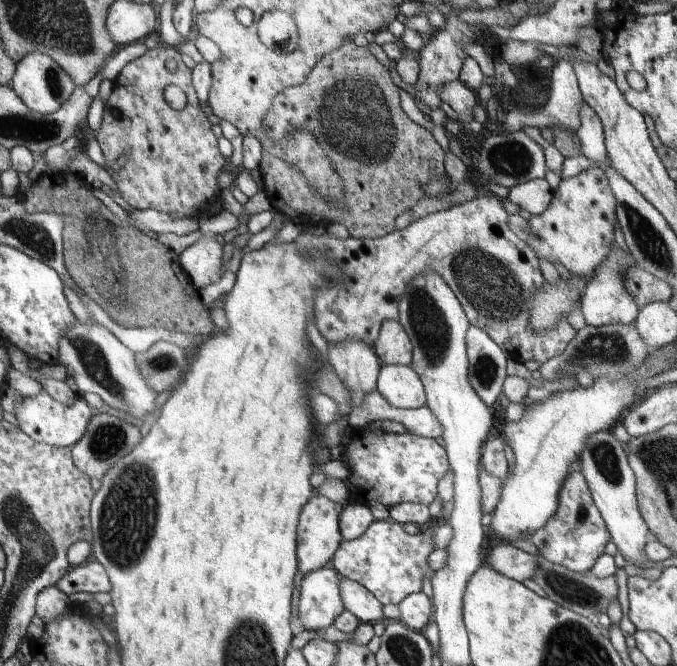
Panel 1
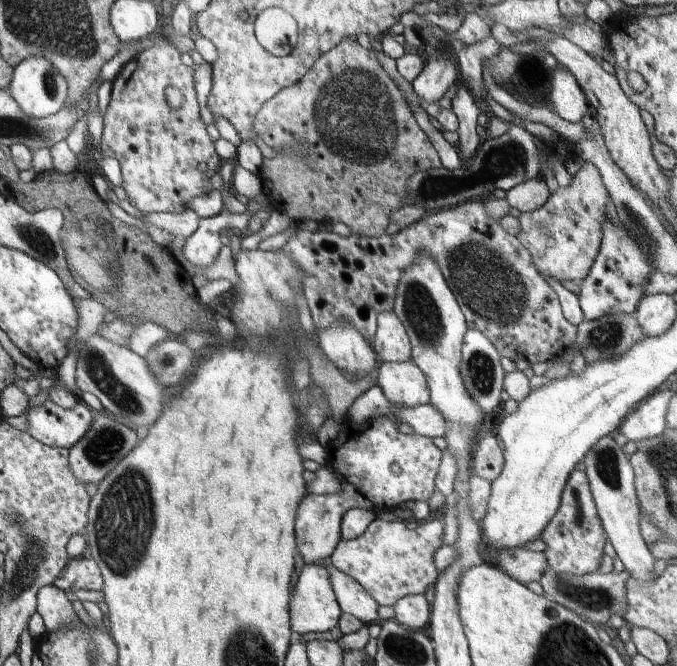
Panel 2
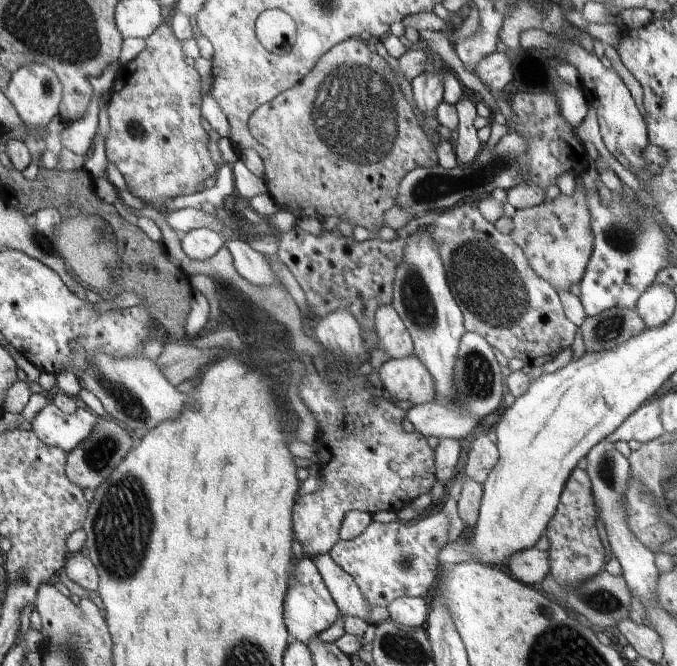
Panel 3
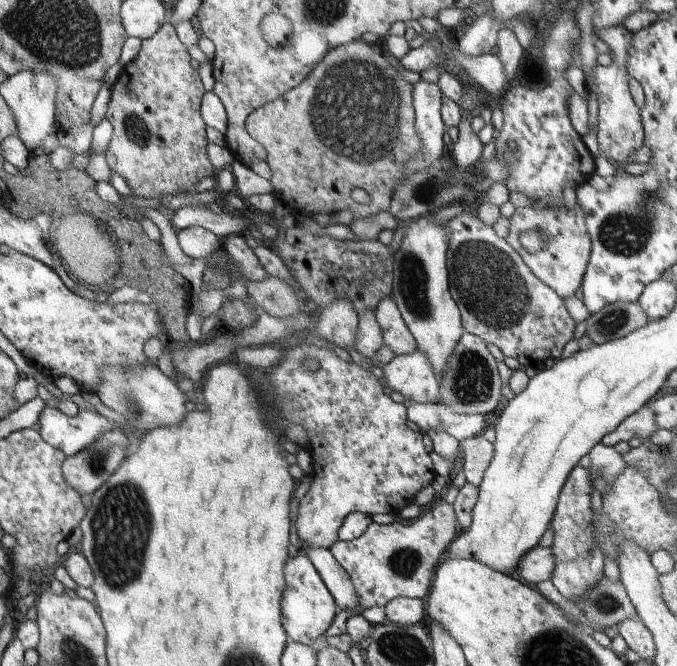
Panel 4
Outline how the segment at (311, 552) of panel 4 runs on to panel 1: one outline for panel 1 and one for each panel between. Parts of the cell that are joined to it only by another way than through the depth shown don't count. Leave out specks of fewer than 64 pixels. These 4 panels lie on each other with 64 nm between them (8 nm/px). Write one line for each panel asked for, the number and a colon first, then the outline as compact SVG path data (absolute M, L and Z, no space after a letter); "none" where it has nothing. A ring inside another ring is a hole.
1: M339 576L339 596L341 596L345 612L351 612L361 624L383 622L383 618L381 618L383 606L361 584Z
2: M327 560L321 566L327 572L327 582L331 586L331 592L333 592L333 598L335 598L339 610L343 614L351 614L353 618L357 618L359 622L363 622L363 626L379 624L377 622L377 604L359 584L355 580L351 580L347 574L333 568Z
3: M321 552L321 554L311 554L309 556L311 562L315 564L335 608L345 614L345 616L359 616L363 620L367 620L367 612L369 612L369 604L363 600L361 592L357 590L355 582L349 578L347 572L343 572L331 558L329 552Z

